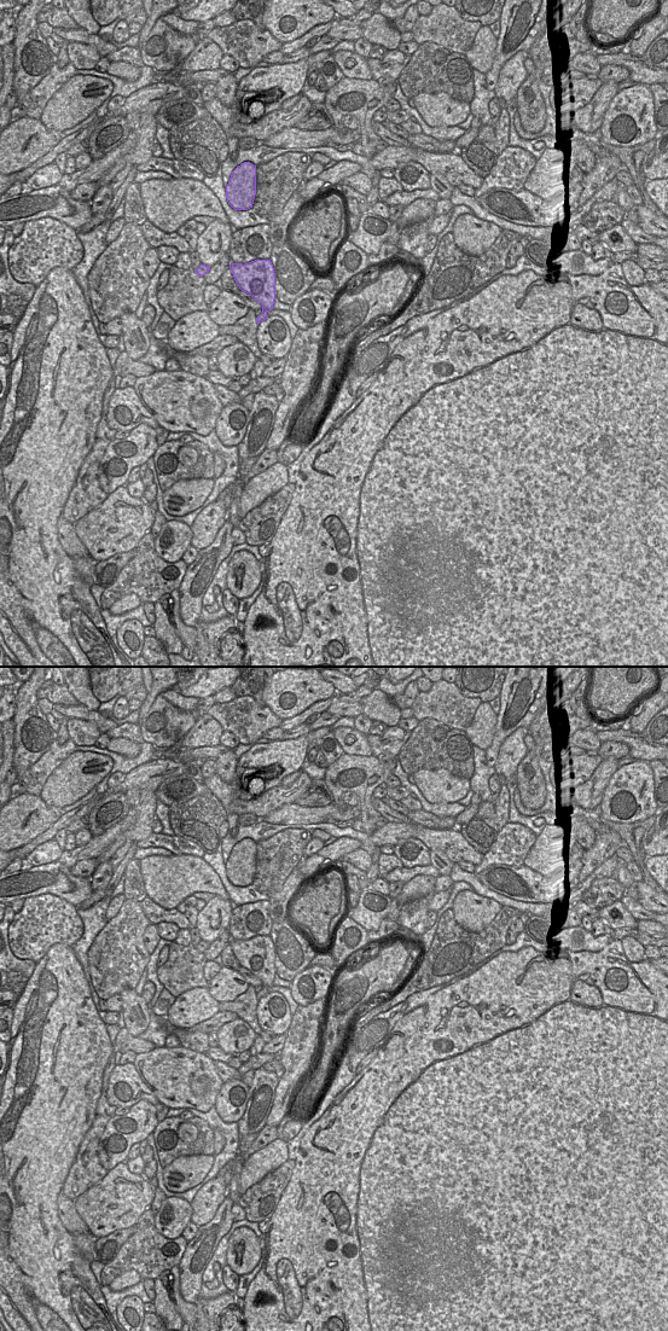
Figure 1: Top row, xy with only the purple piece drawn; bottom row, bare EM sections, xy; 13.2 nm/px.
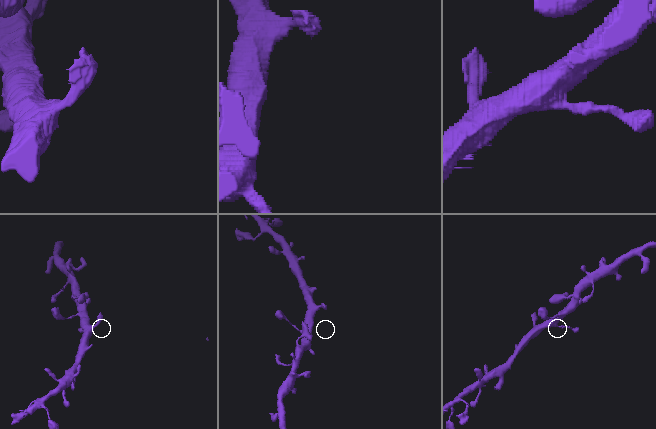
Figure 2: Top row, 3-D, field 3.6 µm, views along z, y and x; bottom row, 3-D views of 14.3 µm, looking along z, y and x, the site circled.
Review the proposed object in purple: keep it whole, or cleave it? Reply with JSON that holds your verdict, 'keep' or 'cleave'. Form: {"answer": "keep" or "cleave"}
{"answer": "keep"}

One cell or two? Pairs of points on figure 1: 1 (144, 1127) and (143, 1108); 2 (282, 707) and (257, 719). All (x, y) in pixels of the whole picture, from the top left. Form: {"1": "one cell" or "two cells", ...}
{"1": "one cell", "2": "two cells"}

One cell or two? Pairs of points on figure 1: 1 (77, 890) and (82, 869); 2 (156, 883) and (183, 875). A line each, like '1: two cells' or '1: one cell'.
1: two cells
2: one cell

